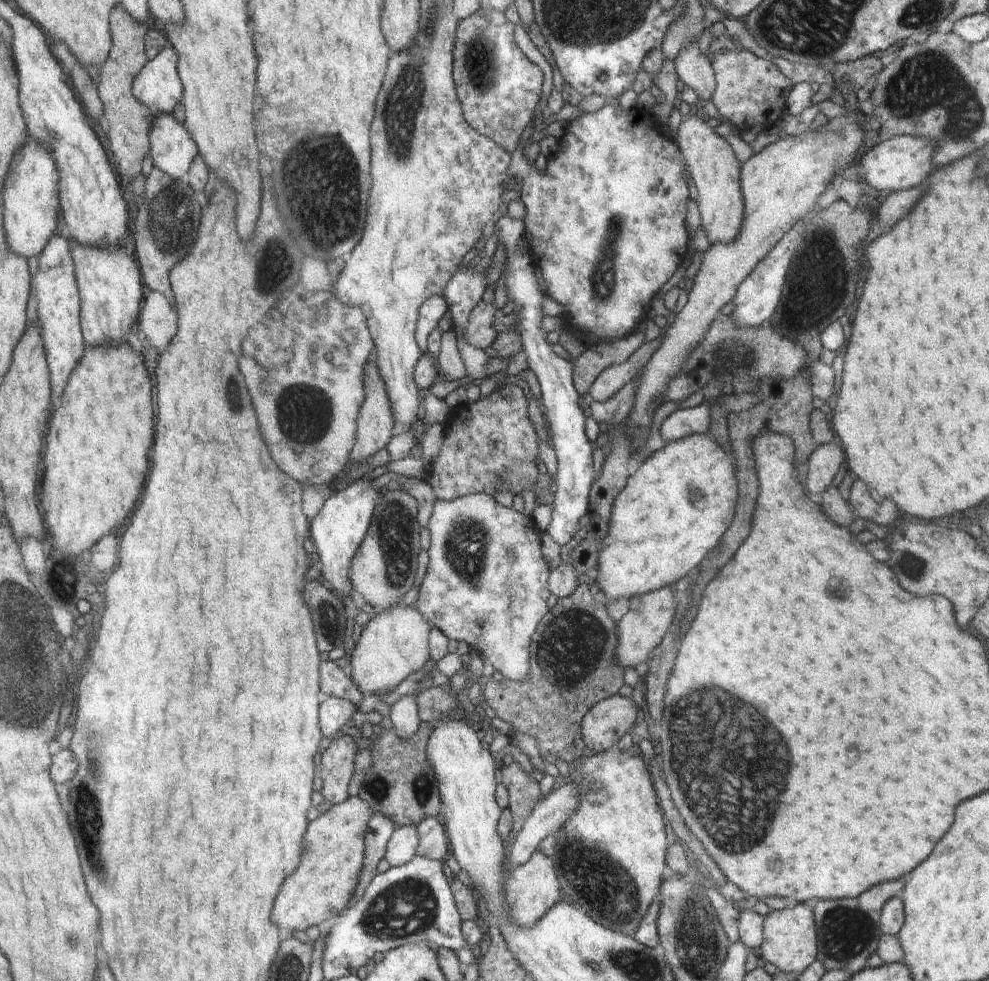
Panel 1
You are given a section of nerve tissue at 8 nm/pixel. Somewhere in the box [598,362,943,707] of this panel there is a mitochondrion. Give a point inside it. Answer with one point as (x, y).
(912, 566)

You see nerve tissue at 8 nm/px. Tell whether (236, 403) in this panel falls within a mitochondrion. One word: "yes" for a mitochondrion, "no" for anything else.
yes

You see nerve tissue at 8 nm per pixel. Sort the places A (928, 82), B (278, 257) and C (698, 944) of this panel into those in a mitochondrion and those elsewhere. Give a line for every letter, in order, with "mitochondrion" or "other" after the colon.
A: mitochondrion
B: mitochondrion
C: mitochondrion

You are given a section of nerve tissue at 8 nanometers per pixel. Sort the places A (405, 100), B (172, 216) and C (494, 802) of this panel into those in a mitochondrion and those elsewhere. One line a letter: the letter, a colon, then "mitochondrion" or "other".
A: mitochondrion
B: mitochondrion
C: other

